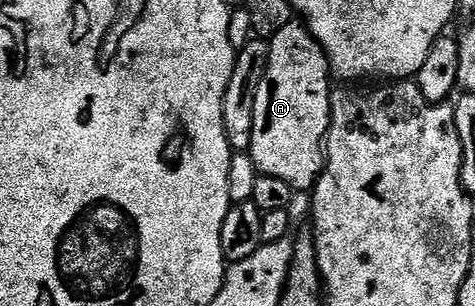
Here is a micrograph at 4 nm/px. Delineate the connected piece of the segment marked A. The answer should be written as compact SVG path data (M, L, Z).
M291 21L270 36L270 52L252 121L249 154L259 175L288 181L295 192L309 192L322 176L324 144L330 128L332 72L324 49L302 21Z

